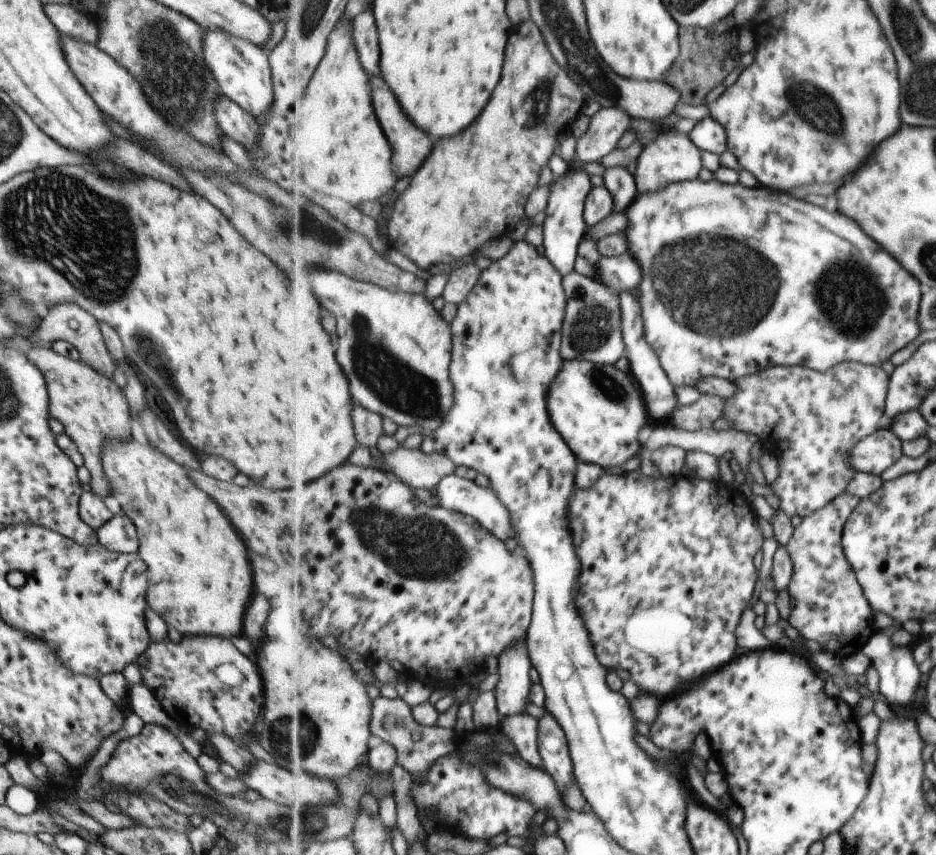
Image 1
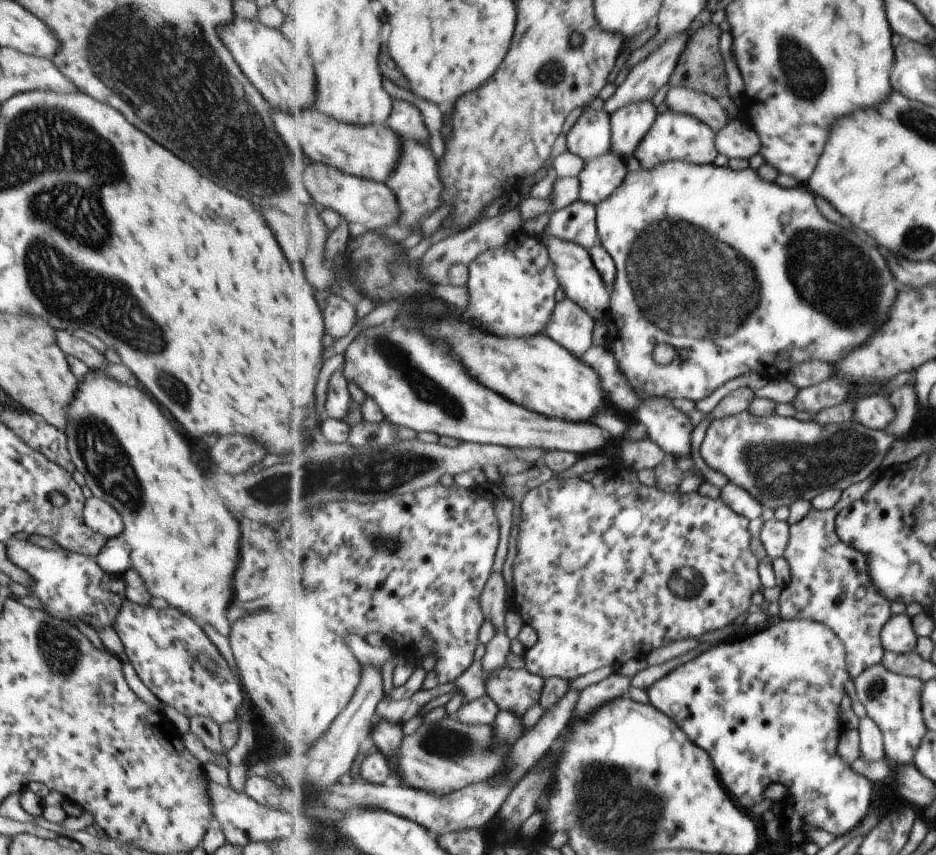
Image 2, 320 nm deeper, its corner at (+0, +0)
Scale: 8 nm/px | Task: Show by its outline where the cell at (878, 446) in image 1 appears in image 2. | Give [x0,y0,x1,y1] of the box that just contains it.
[700,411,901,506]

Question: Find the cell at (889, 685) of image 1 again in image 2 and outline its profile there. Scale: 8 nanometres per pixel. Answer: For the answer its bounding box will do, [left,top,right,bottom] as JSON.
[882,614,917,654]

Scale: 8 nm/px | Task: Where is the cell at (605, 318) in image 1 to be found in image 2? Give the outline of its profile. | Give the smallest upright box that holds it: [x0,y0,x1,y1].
[545,297,596,359]

